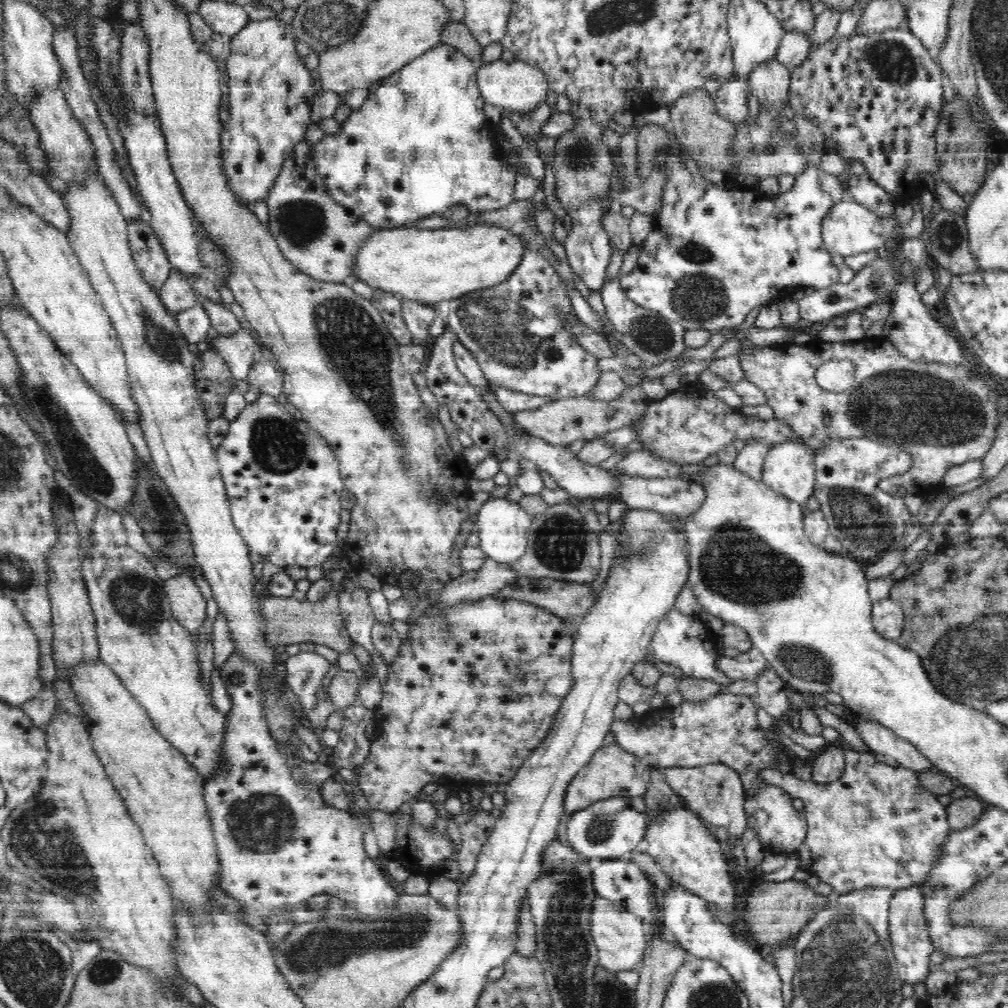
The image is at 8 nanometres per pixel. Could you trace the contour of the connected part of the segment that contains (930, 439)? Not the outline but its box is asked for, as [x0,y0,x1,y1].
[740,332,999,497]

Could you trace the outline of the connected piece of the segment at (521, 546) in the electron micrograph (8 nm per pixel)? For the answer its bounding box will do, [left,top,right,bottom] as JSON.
[476,498,533,564]

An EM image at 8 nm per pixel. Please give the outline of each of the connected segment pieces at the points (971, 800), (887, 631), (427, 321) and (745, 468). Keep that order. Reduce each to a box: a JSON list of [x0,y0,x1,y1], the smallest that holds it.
[[946,794,989,831],[871,598,905,641],[401,299,436,346],[732,439,776,481]]

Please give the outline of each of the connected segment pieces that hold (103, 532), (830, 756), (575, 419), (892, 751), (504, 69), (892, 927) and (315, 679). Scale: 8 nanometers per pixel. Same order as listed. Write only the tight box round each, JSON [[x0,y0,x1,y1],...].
[[81,505,227,780],[812,743,845,784],[513,385,646,445],[856,717,933,771],[479,58,551,115],[889,886,934,984],[286,652,331,715]]

